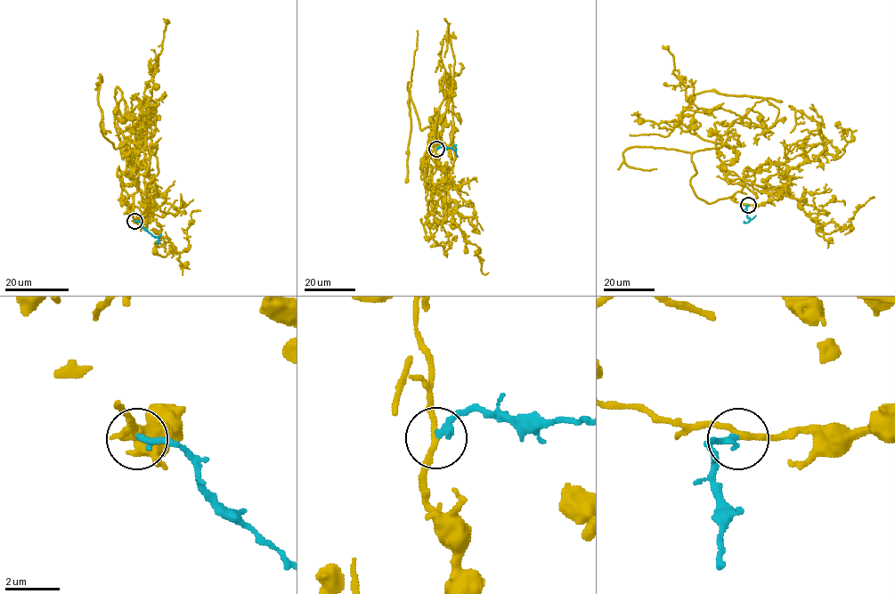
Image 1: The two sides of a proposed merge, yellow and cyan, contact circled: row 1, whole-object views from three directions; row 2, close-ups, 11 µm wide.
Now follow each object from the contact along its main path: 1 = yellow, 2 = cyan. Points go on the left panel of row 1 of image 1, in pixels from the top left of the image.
1: (134, 221), (147, 213), (125, 204), (135, 133), (115, 148), (101, 76), (95, 89)
2: (134, 221), (158, 239), (158, 242), (156, 241)

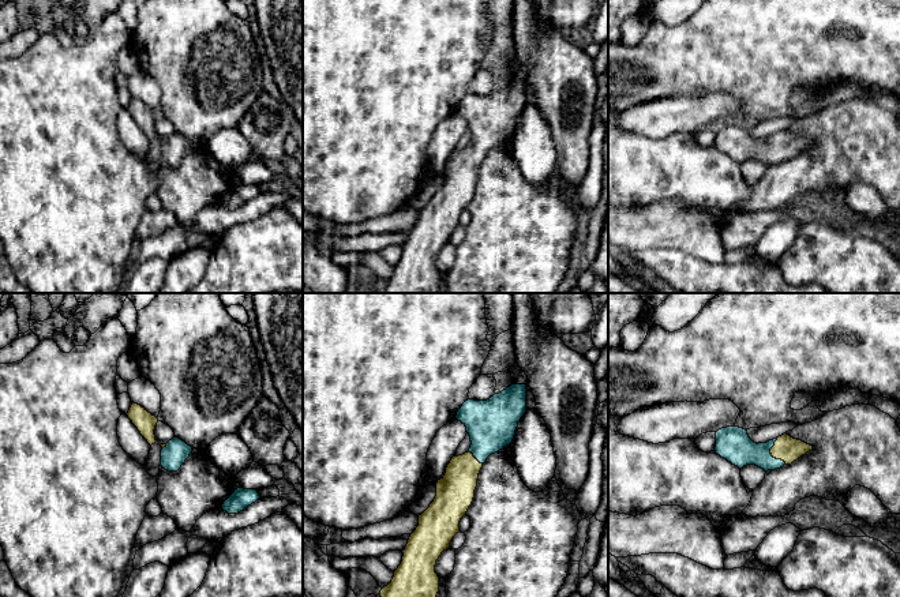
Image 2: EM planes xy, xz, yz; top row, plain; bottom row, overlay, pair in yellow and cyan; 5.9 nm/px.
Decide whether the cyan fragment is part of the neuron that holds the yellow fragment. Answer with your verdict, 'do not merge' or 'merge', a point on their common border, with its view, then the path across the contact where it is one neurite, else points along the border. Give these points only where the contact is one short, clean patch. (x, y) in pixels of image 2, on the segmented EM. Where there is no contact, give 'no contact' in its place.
merge; contact yz (771, 453); way yz (787, 449), (771, 453), (746, 453), (732, 443)

